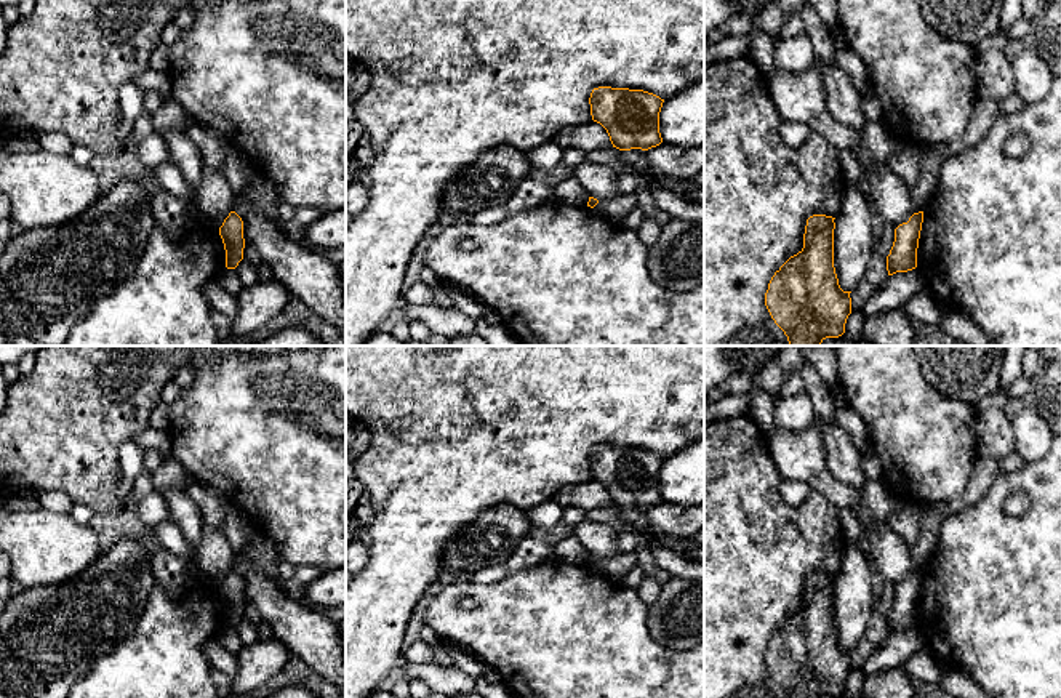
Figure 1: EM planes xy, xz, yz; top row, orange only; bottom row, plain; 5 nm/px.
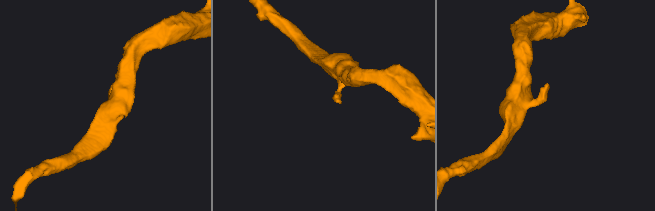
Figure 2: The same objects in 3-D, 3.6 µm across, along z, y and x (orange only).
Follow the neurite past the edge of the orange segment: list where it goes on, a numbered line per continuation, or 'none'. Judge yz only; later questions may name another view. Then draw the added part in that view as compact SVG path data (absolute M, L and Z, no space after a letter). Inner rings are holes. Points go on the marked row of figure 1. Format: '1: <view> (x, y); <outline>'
none

